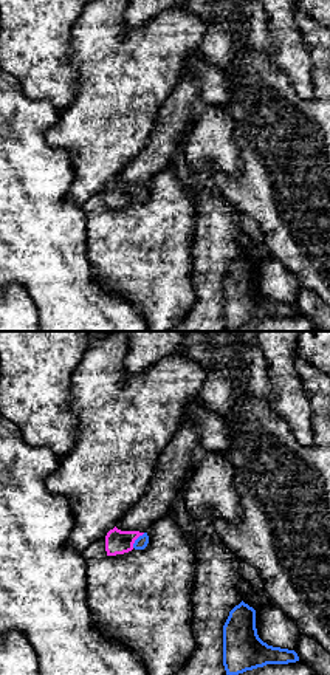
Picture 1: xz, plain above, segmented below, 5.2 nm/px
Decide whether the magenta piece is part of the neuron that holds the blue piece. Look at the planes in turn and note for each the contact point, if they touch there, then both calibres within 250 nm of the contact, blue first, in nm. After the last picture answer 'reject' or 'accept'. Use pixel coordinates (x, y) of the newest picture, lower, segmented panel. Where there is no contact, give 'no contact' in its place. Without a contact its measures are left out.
(137, 539) | 70/130 nm

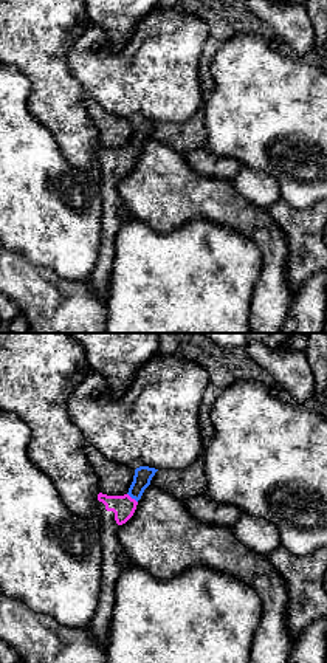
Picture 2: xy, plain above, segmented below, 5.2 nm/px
(132, 498) | 90/120 nm

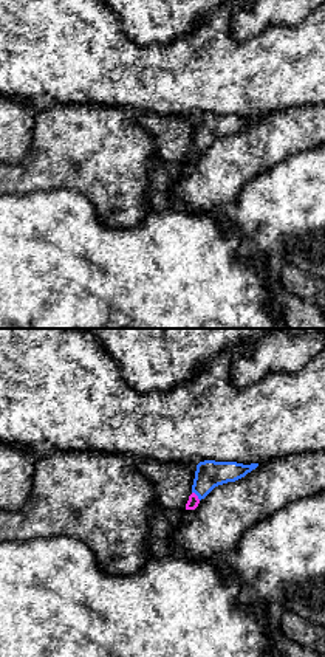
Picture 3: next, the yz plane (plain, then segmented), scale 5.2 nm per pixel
(197, 495) | 140/60 nm

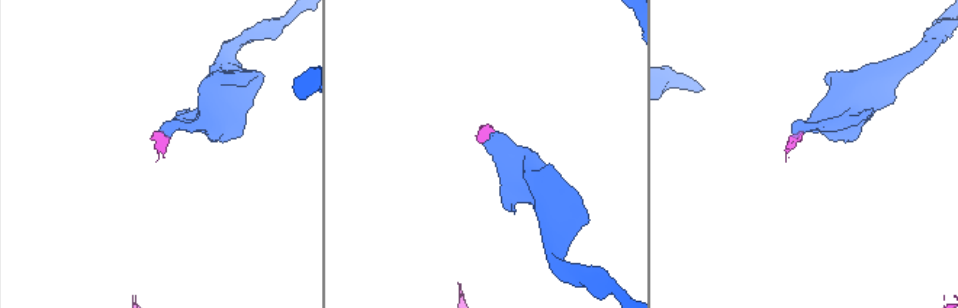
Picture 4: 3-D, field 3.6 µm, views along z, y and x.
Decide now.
accept

